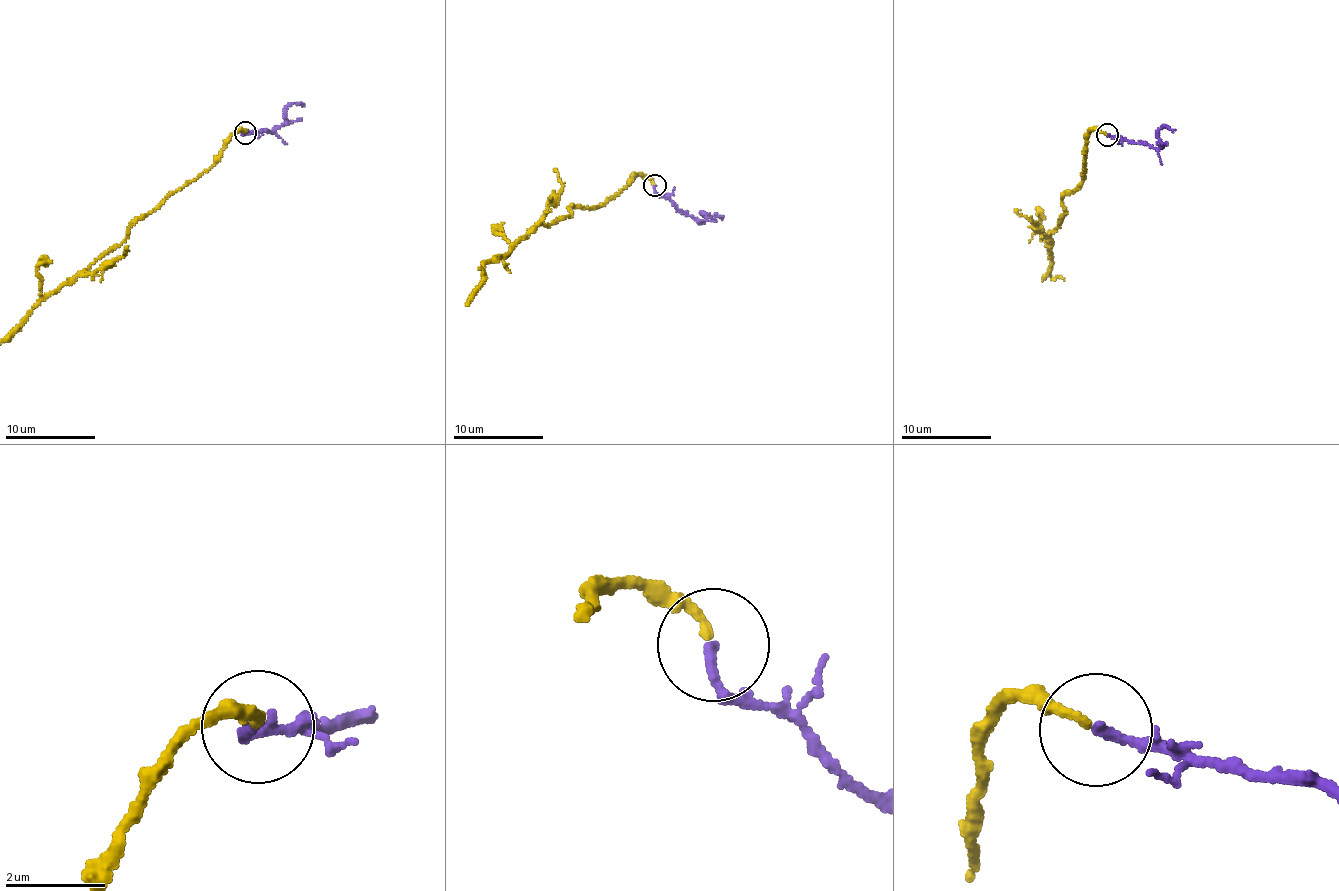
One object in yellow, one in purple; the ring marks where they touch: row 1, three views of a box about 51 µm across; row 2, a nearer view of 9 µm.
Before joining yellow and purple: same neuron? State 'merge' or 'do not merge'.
merge

